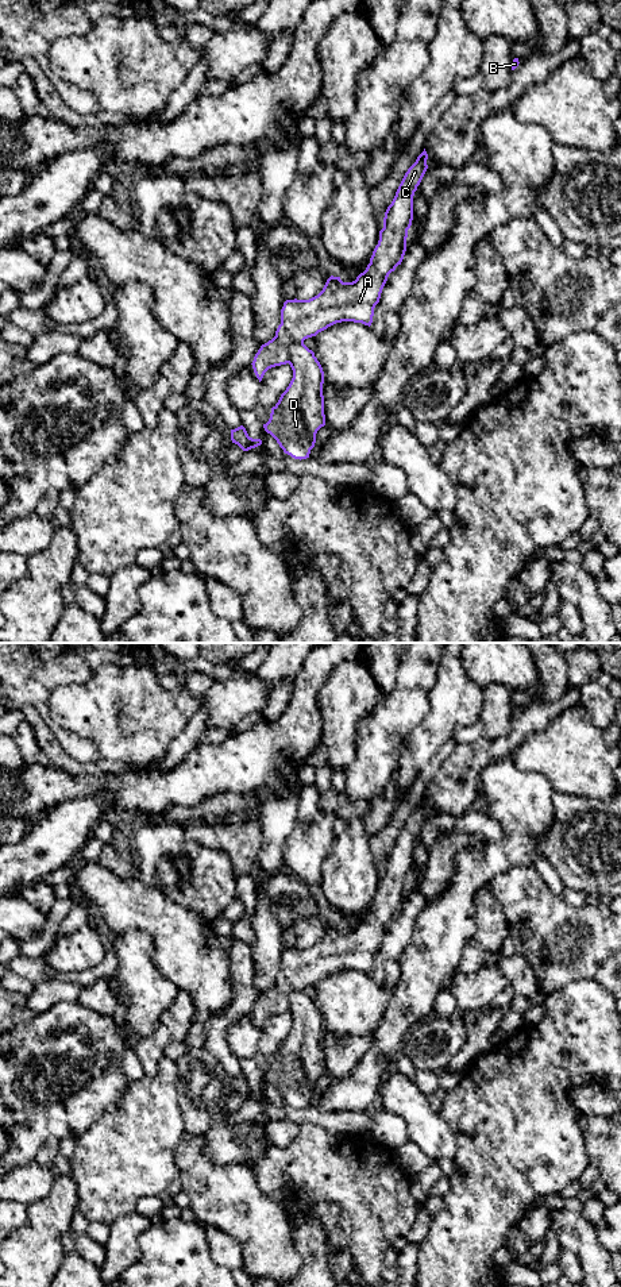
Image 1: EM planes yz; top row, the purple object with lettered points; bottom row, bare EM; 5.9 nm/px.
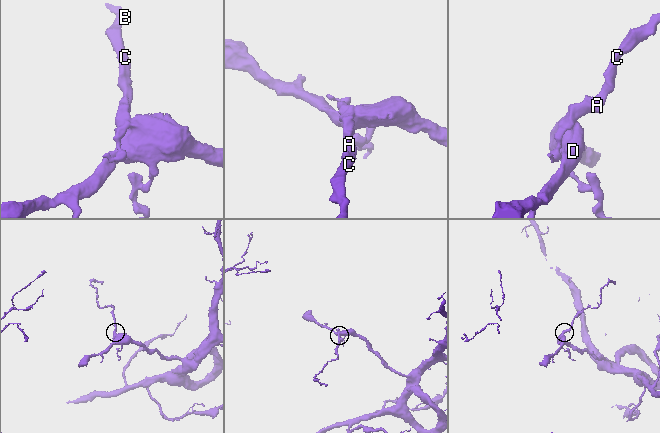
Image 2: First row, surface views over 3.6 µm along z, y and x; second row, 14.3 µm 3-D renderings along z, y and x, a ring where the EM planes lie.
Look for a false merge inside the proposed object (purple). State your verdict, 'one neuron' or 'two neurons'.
two neurons

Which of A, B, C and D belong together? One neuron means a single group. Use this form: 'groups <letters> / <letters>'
groups A B C / D

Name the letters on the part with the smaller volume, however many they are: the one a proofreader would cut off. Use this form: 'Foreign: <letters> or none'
Foreign: A, B, C

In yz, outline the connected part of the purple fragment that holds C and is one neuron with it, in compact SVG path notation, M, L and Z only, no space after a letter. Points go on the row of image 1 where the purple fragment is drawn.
M424 149L405 173L385 212L383 228L366 270L352 282L331 275L317 296L284 303L275 336L261 346L251 363L259 382L269 369L289 363L289 347L293 343L304 343L342 321L371 325L374 308L387 277L401 265L406 251L408 230L413 220L413 196L428 169L427 159Z

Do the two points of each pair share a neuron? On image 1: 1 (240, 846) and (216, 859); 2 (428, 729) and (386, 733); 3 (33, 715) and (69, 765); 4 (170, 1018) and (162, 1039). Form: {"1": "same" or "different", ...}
{"1": "different", "2": "different", "3": "same", "4": "different"}

